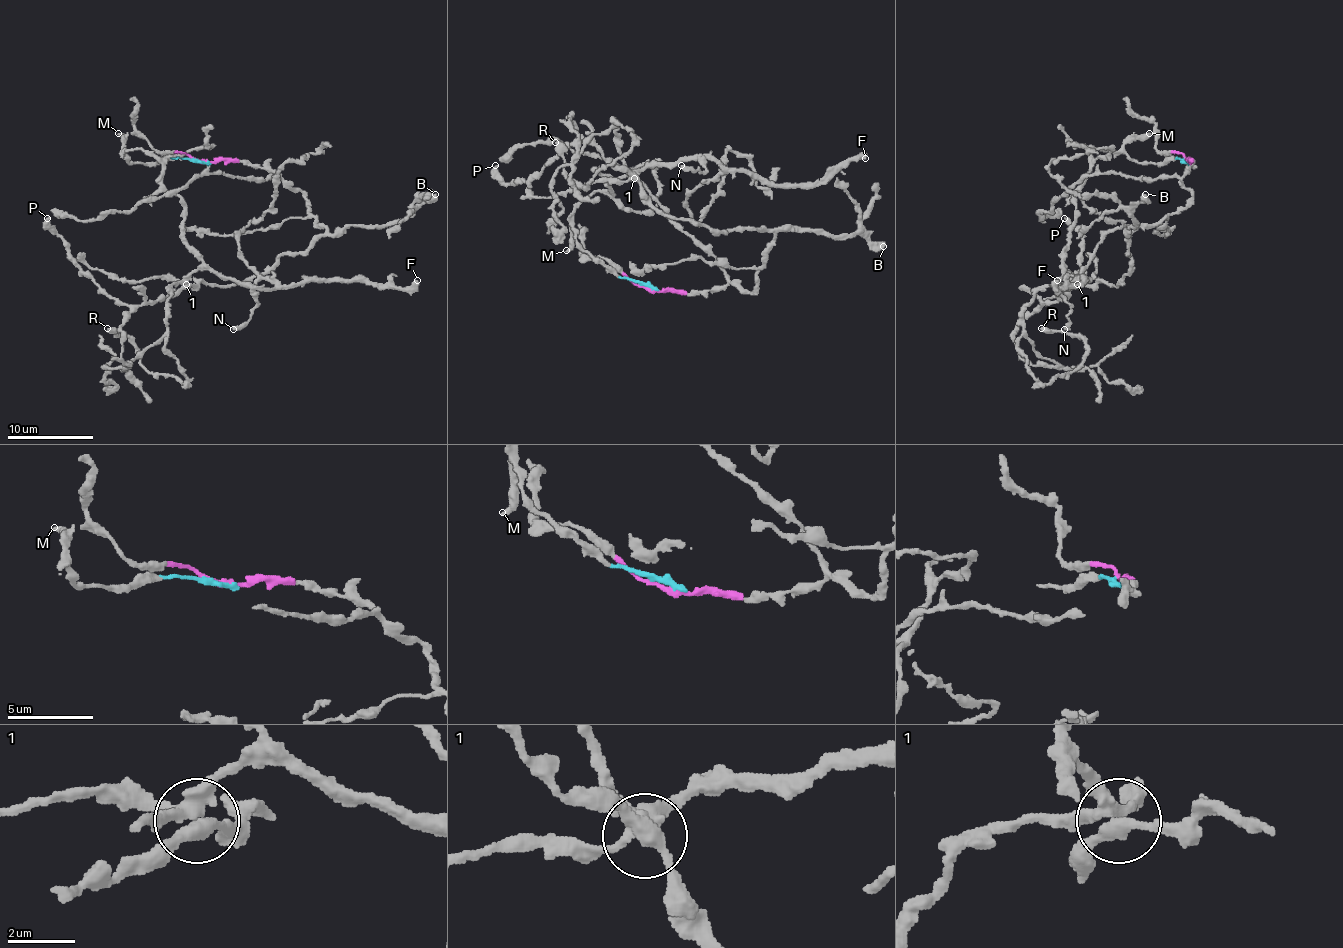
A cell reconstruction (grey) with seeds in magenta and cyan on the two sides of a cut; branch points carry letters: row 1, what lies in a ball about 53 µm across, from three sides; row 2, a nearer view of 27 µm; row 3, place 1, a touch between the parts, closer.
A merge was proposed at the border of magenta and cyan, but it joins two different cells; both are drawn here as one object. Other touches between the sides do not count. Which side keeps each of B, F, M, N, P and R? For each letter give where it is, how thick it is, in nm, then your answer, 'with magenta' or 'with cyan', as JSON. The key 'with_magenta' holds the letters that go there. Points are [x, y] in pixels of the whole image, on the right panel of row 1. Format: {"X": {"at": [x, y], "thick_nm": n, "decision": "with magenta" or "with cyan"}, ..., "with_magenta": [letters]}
{"B": {"at": [1145, 194], "thick_nm": 600, "decision": "with magenta"}, "F": {"at": [1057, 280], "thick_nm": 480, "decision": "with cyan"}, "M": {"at": [1149, 133], "thick_nm": 360, "decision": "with cyan"}, "N": {"at": [1064, 329], "thick_nm": 400, "decision": "with cyan"}, "P": {"at": [1064, 218], "thick_nm": 280, "decision": "with magenta"}, "R": {"at": [1041, 328], "thick_nm": 480, "decision": "with cyan"}, "with_magenta": ["B", "P"]}

